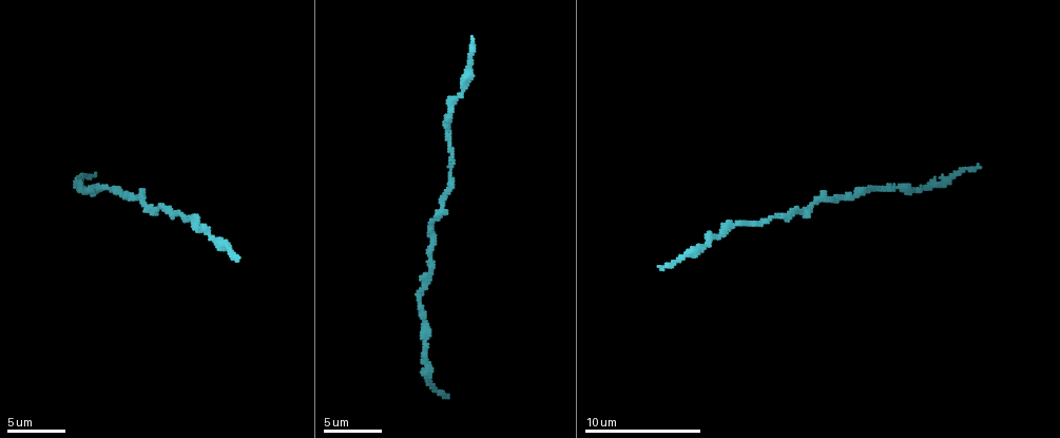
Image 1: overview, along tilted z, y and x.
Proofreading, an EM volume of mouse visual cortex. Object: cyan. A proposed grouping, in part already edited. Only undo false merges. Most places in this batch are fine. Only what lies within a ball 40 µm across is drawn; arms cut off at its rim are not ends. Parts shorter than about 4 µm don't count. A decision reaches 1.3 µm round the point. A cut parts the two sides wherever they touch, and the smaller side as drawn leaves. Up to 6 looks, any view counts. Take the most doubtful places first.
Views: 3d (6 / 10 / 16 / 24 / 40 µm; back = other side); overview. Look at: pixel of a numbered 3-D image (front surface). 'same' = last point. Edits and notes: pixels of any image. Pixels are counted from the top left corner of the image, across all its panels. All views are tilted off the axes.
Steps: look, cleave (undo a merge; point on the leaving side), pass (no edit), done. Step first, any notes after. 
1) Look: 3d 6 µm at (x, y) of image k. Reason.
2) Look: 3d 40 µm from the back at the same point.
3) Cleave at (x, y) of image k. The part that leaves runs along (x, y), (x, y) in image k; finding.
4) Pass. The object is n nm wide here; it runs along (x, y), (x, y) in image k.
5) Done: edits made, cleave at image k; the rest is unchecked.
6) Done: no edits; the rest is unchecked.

Look: 3d 10 µm at (425, 345) of image 1. Narrows sharply.

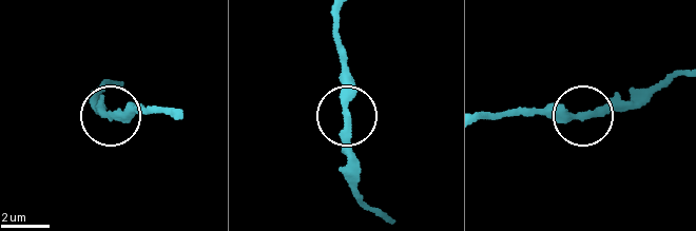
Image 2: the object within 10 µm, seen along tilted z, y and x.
Look: 3d 10 µm from the back at (583, 114) of image 2. From behind.

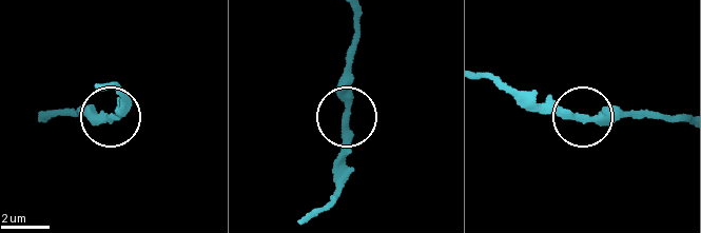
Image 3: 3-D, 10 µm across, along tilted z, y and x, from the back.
Pass. It runs along (680, 118), (570, 117), (529, 107) in image 3; one cell here.

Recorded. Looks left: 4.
Look: 3d 10 µm at (203, 229) of image 1. Thick turns thin.

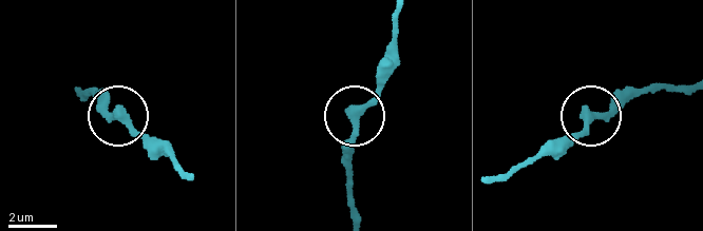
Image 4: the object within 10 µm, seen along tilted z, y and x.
Pass. It runs along (689, 84), (631, 96), (592, 115), (561, 155) in image 4; continuous, no second cell.

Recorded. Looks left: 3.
Look: 3d 16 µm at (149, 211) of image 1.

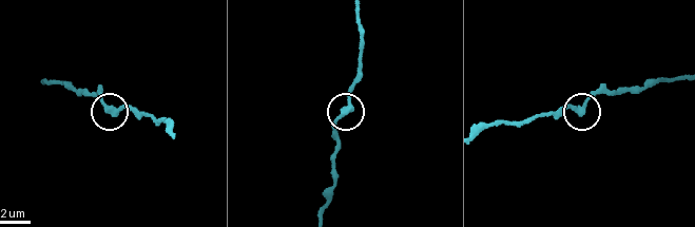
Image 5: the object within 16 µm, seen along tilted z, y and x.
Look: 3d 6 µm at (343, 113) of image 5.

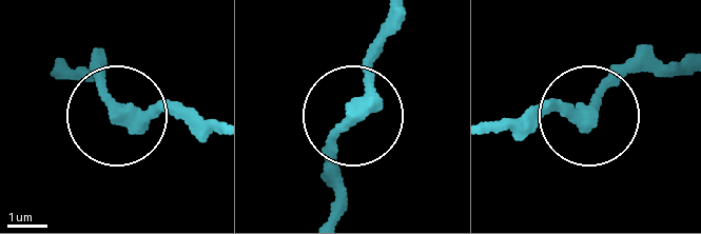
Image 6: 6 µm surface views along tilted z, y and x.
Pass. It runs along (351, 123), (381, 32) in image 6; all the same cell.

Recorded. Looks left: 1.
Done: no edits; the rest is unchecked.

